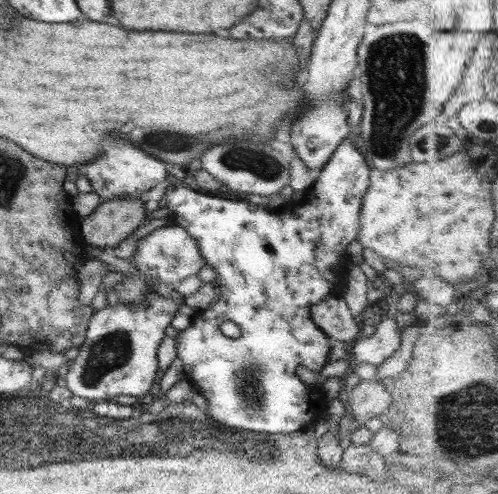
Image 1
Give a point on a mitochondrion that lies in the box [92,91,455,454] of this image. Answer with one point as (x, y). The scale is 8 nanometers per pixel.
(261, 164)

